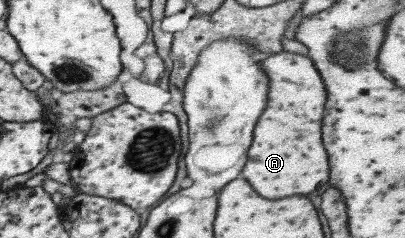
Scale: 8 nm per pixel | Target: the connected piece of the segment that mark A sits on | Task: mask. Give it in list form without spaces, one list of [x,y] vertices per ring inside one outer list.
[[[284,50],[266,54],[260,66],[270,80],[268,102],[254,126],[254,138],[248,148],[242,176],[258,196],[268,200],[314,192],[318,184],[328,180],[328,162],[320,140],[322,110],[326,102],[321,76],[308,57]]]

